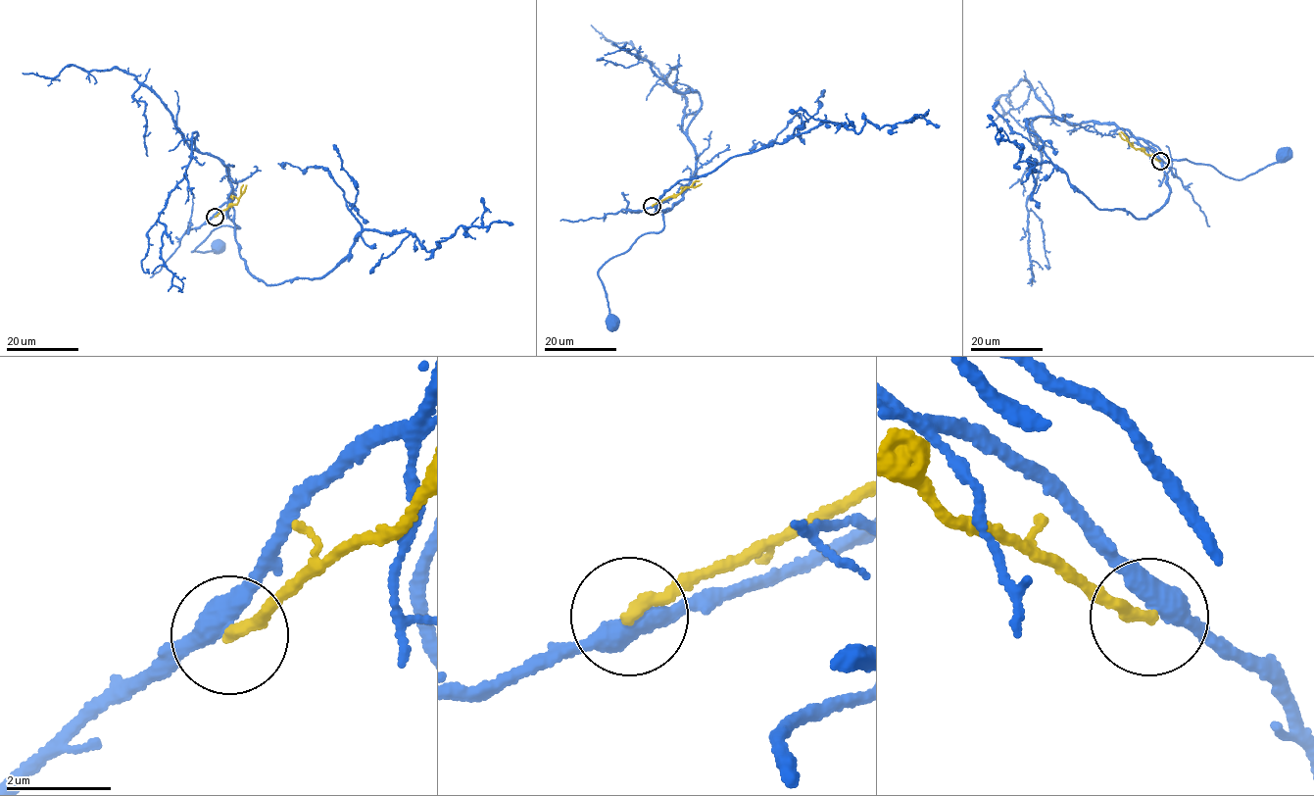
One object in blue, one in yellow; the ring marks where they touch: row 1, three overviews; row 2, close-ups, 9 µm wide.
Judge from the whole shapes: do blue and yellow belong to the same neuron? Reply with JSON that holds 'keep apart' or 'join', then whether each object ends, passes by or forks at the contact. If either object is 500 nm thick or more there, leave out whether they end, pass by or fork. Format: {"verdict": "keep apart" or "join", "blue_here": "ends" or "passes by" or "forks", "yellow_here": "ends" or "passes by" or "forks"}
{"verdict": "keep apart", "blue_here": "passes by", "yellow_here": "ends"}

